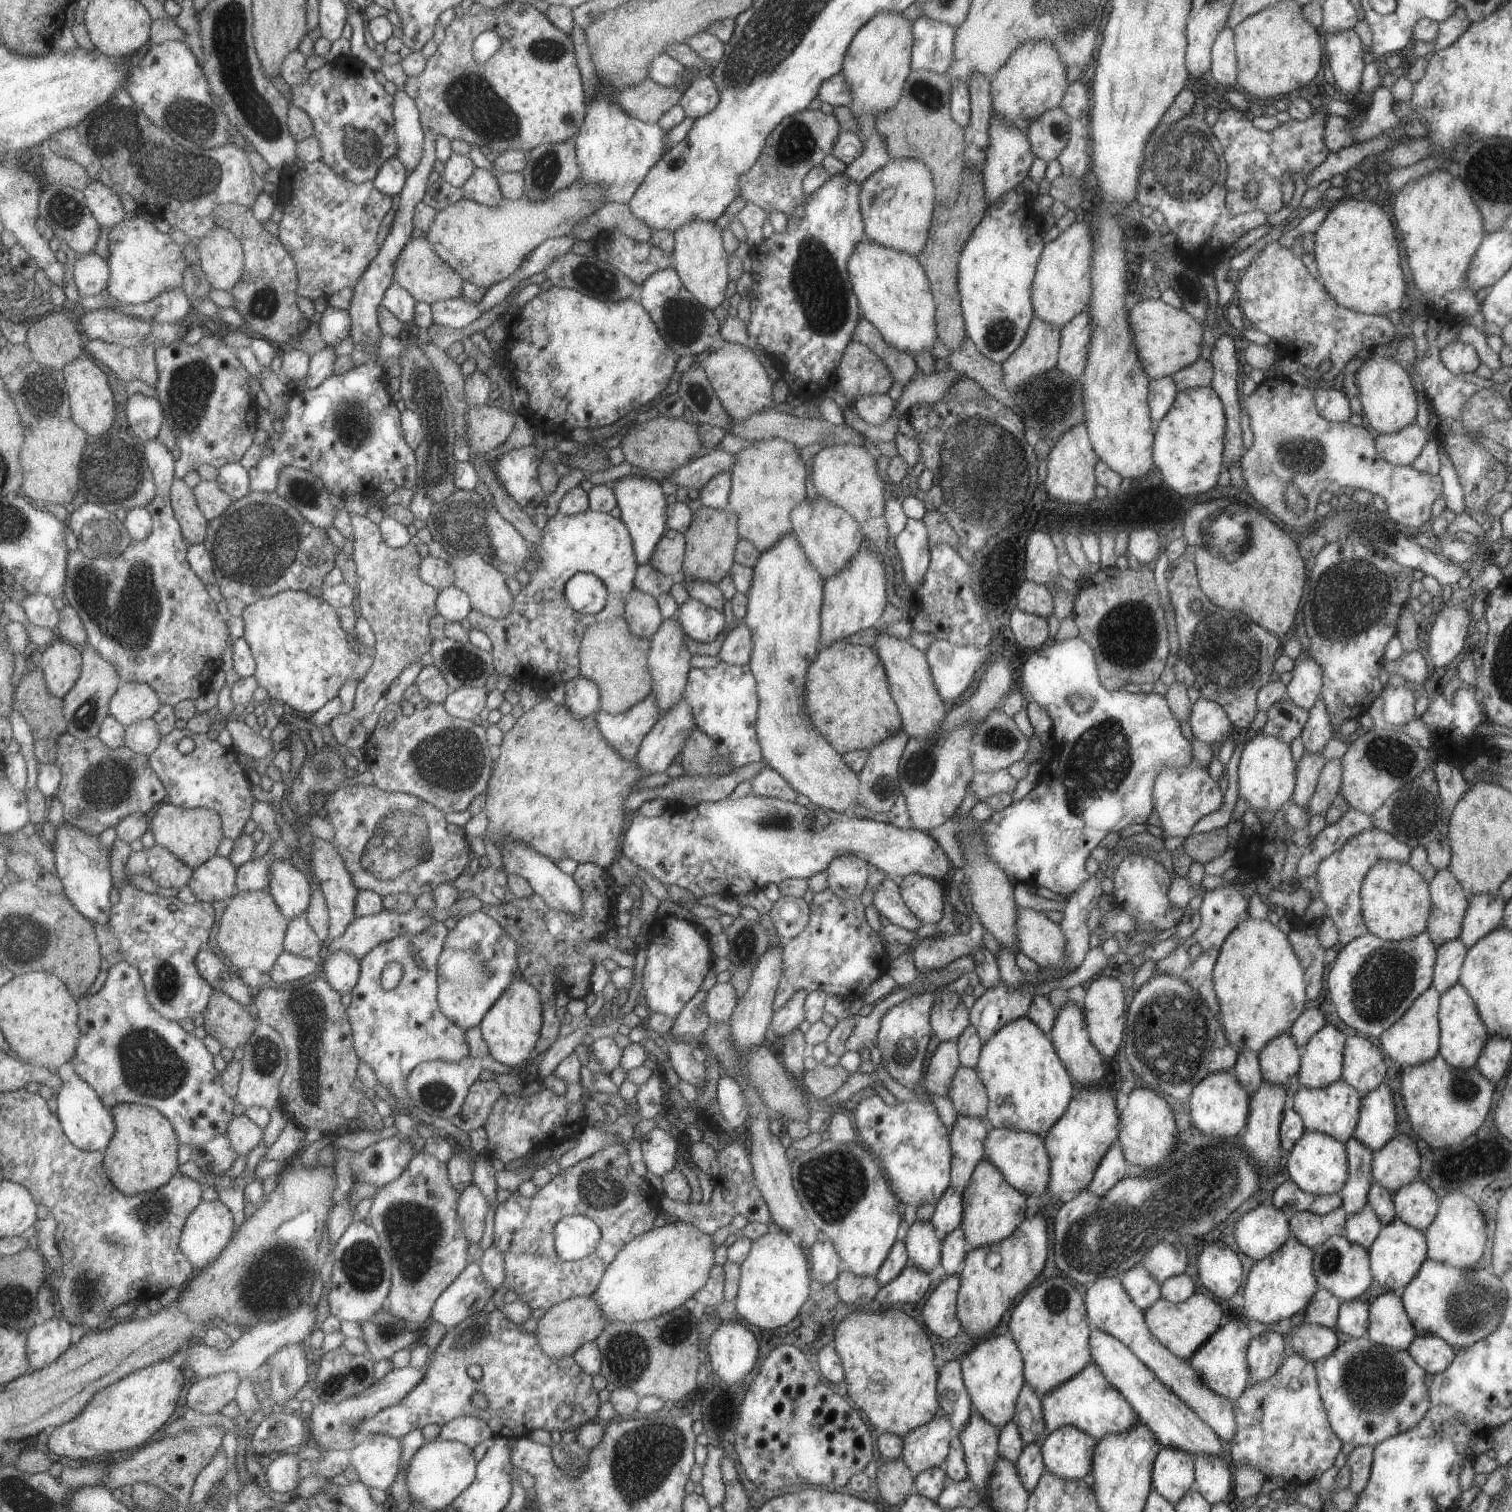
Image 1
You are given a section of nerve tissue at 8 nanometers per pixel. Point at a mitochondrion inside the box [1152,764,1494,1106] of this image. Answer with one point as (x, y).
(1386, 978)

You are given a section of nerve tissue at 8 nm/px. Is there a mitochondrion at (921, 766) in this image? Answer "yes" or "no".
yes

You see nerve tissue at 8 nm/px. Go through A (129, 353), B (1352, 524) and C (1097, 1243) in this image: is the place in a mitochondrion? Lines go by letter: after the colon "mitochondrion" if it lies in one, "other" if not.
A: other
B: mitochondrion
C: mitochondrion

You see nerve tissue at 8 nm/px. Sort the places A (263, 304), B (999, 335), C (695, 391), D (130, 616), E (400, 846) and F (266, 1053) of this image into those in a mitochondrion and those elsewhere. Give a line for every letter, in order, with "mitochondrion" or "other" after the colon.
A: mitochondrion
B: mitochondrion
C: mitochondrion
D: mitochondrion
E: mitochondrion
F: mitochondrion

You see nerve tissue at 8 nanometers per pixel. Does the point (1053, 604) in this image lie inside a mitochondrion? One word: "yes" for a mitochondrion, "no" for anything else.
no

